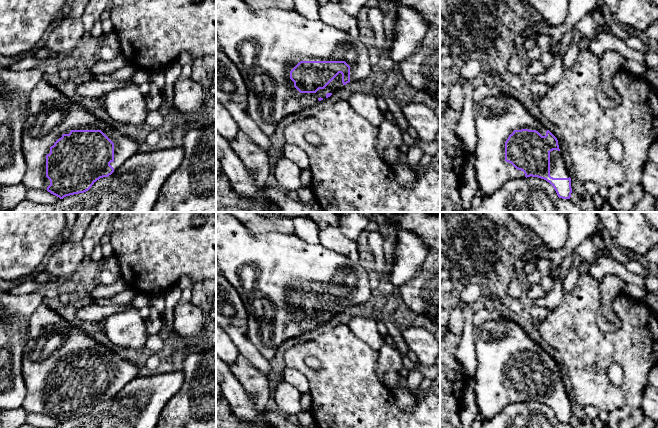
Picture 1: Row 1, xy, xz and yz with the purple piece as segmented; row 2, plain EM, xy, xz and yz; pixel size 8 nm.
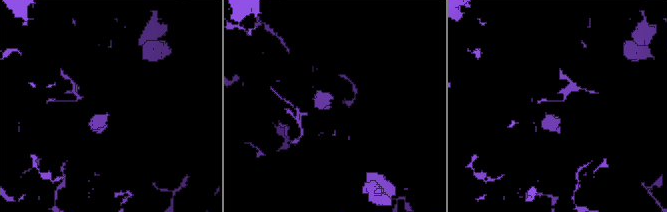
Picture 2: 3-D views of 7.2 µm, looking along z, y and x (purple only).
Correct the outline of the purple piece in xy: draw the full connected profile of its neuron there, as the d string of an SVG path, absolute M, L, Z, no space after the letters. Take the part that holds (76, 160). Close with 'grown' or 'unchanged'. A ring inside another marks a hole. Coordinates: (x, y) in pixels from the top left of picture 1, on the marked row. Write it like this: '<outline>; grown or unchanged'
M42 79L32 90L29 98L29 116L22 131L22 151L27 170L22 180L27 188L48 191L63 199L66 196L84 193L103 177L108 177L132 155L139 152L140 143L108 123L96 118L85 107L64 95Z; grown

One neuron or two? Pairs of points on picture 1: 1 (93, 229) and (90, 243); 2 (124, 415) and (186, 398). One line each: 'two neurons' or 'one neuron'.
1: one neuron
2: two neurons

